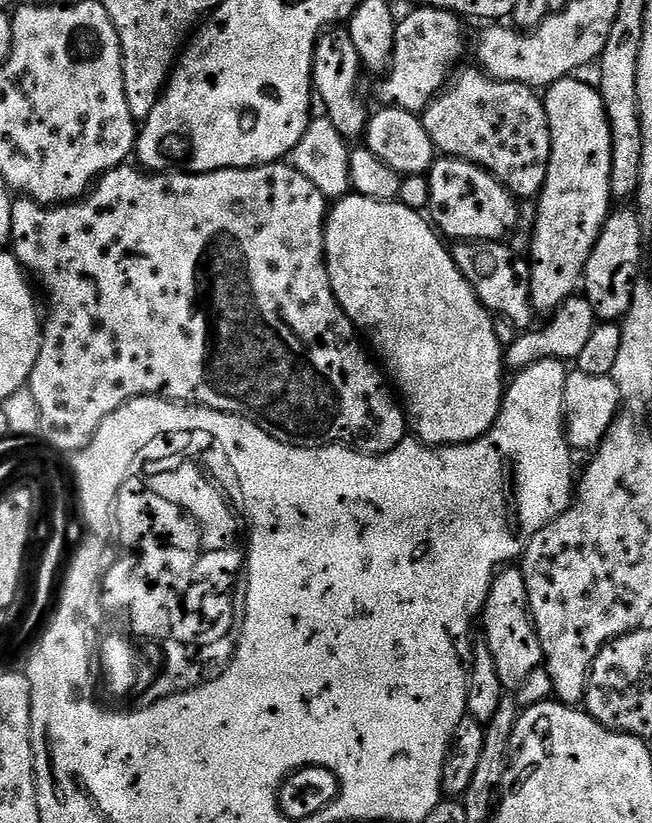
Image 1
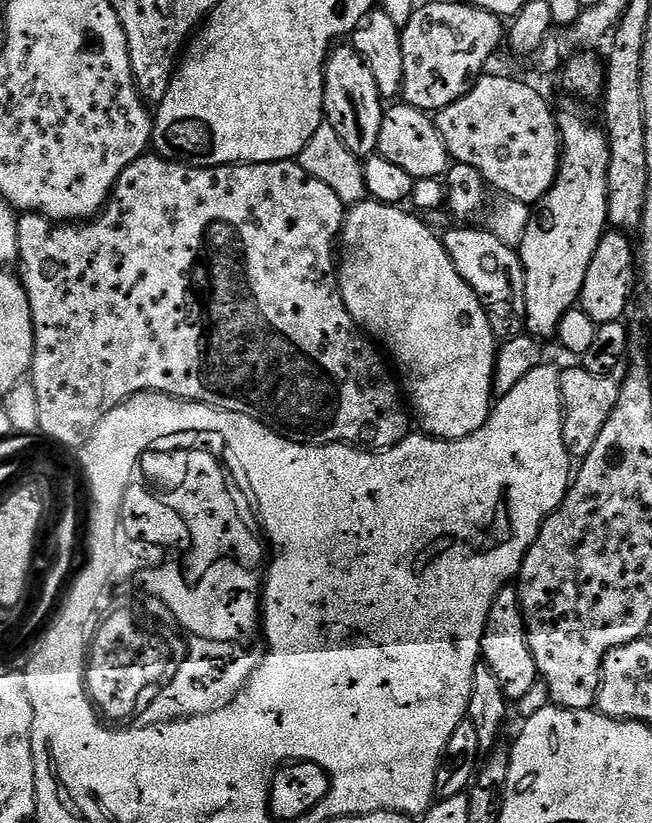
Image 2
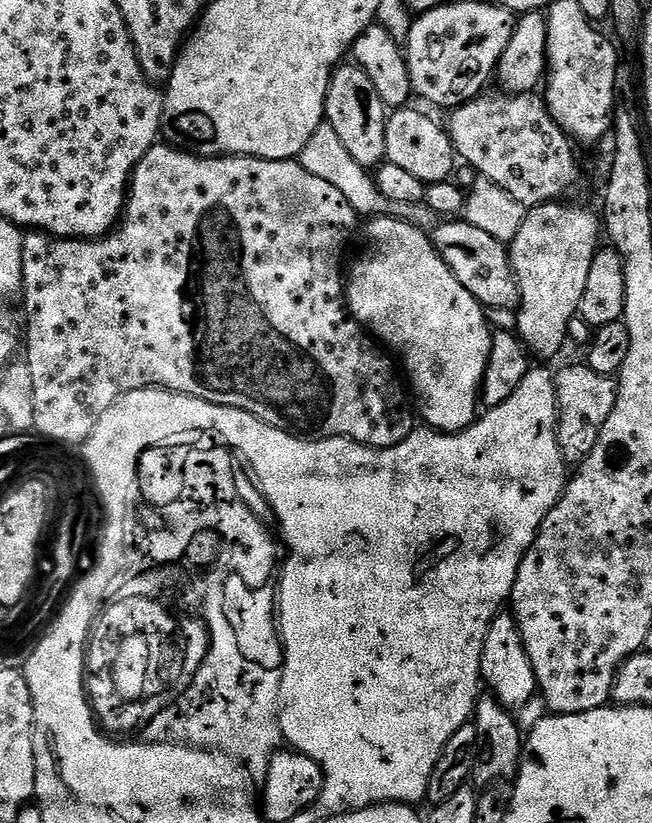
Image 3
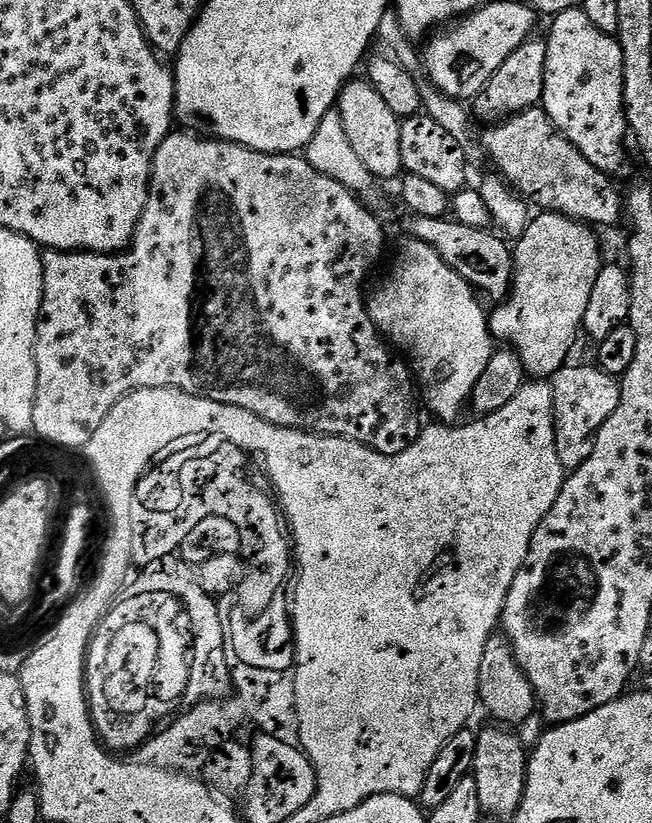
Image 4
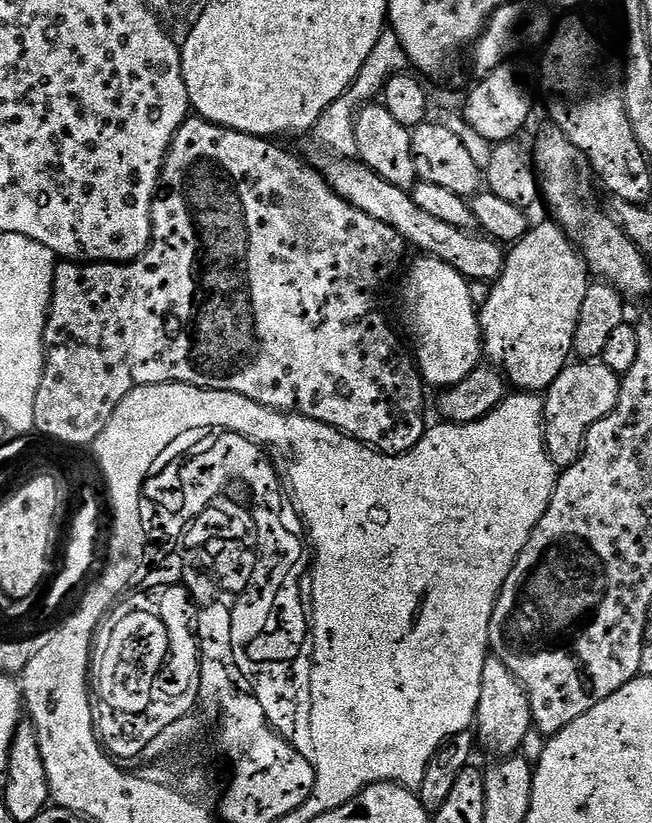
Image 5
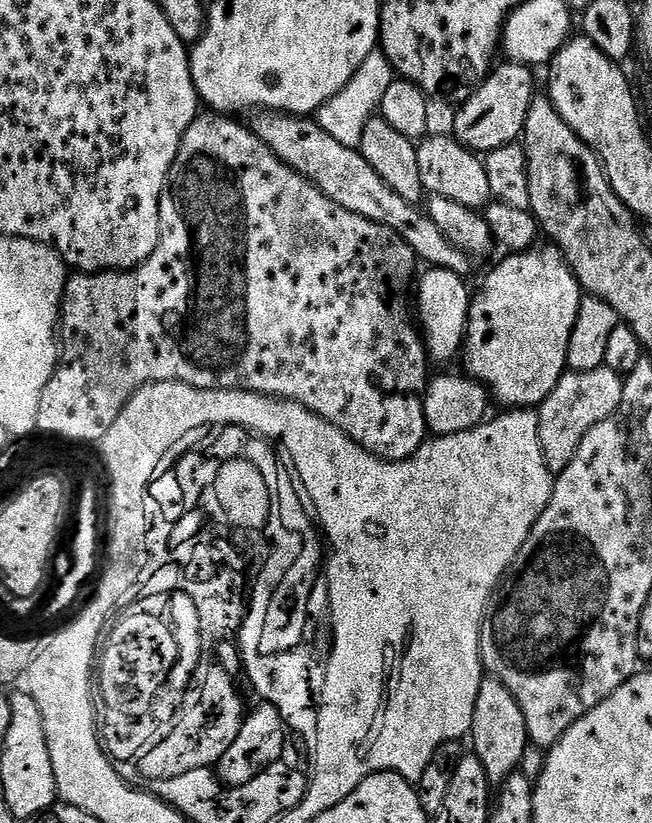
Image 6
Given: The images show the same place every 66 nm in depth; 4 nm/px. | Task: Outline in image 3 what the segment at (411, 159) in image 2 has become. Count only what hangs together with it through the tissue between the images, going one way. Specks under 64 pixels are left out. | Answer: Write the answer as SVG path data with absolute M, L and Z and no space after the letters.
M415 106L395 109L386 122L387 163L414 174L426 186L451 181L458 168L458 157L445 125L431 120Z

